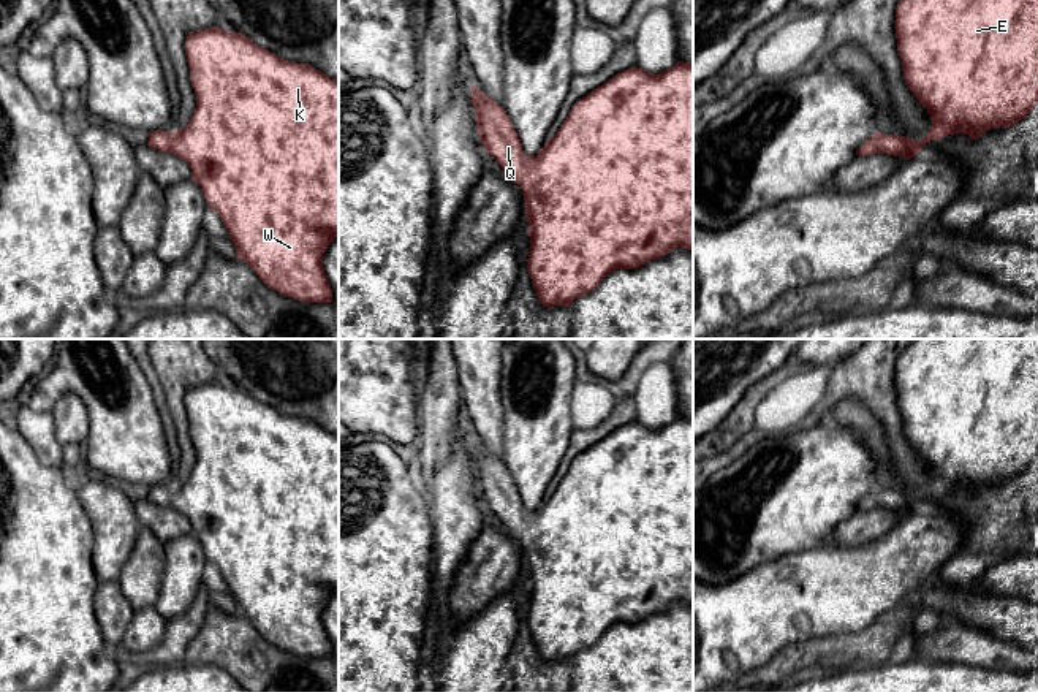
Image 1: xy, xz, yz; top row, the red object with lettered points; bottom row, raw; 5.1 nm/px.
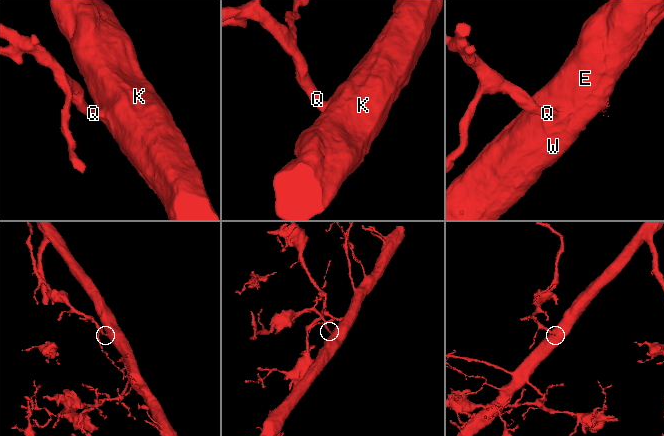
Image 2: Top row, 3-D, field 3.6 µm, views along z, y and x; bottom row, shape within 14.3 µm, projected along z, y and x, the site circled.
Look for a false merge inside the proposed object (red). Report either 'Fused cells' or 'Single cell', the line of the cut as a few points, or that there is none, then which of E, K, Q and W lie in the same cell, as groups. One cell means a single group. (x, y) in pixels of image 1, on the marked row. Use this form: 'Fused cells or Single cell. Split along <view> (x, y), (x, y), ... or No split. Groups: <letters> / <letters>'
Single cell. No split. Groups: E K Q W

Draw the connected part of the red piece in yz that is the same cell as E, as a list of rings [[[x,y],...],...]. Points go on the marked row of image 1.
[[[900,0],[897,52],[904,79],[927,109],[932,127],[919,141],[875,131],[856,155],[877,152],[910,160],[922,146],[964,133],[978,139],[991,128],[1013,127],[1038,101],[1038,0]]]

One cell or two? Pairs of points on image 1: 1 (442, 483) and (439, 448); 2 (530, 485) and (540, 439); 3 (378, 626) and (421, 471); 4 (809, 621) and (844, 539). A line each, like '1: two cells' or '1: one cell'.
1: two cells
2: one cell
3: two cells
4: two cells

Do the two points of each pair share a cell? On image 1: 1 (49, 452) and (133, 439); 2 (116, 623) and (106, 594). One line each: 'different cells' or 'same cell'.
1: different cells
2: same cell

